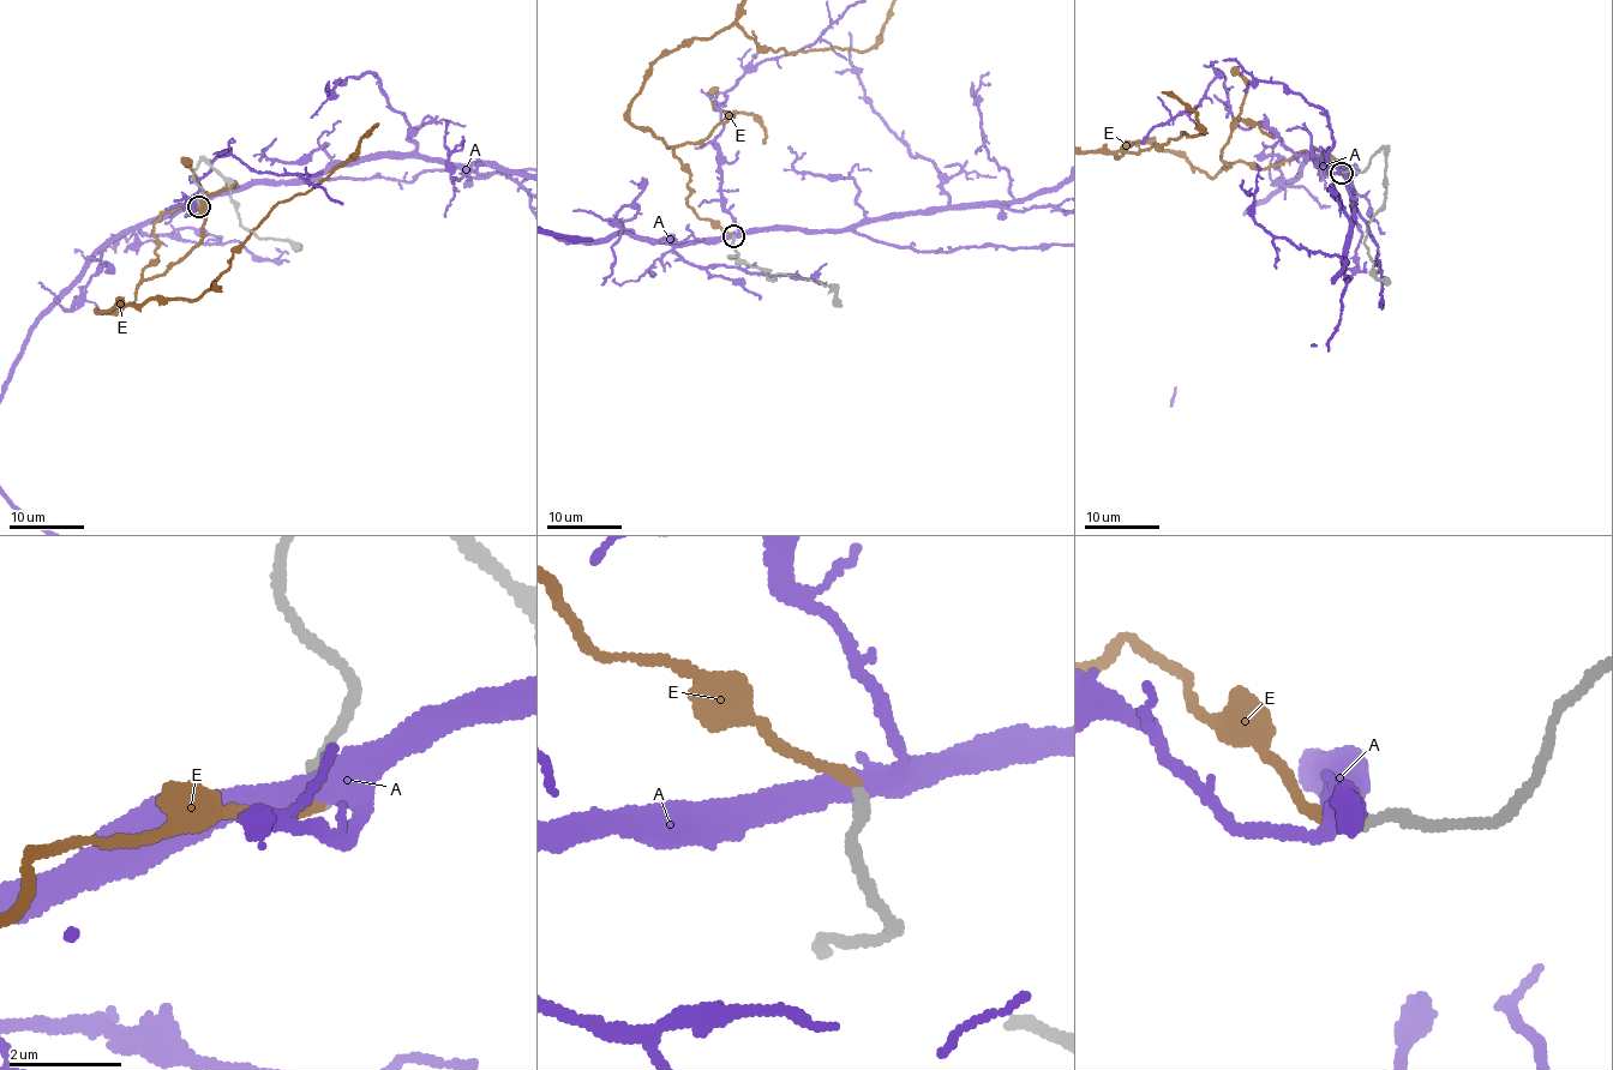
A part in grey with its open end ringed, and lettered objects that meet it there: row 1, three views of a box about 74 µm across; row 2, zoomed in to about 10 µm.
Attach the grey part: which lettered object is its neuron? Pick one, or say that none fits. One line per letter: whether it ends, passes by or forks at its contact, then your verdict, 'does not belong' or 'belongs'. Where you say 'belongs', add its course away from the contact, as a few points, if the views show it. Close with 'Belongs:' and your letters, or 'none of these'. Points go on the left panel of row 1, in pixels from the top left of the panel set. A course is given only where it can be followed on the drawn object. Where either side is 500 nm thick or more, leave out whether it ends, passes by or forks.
A: it forks; does not belong
E: it ends; belongs
Belongs: E

